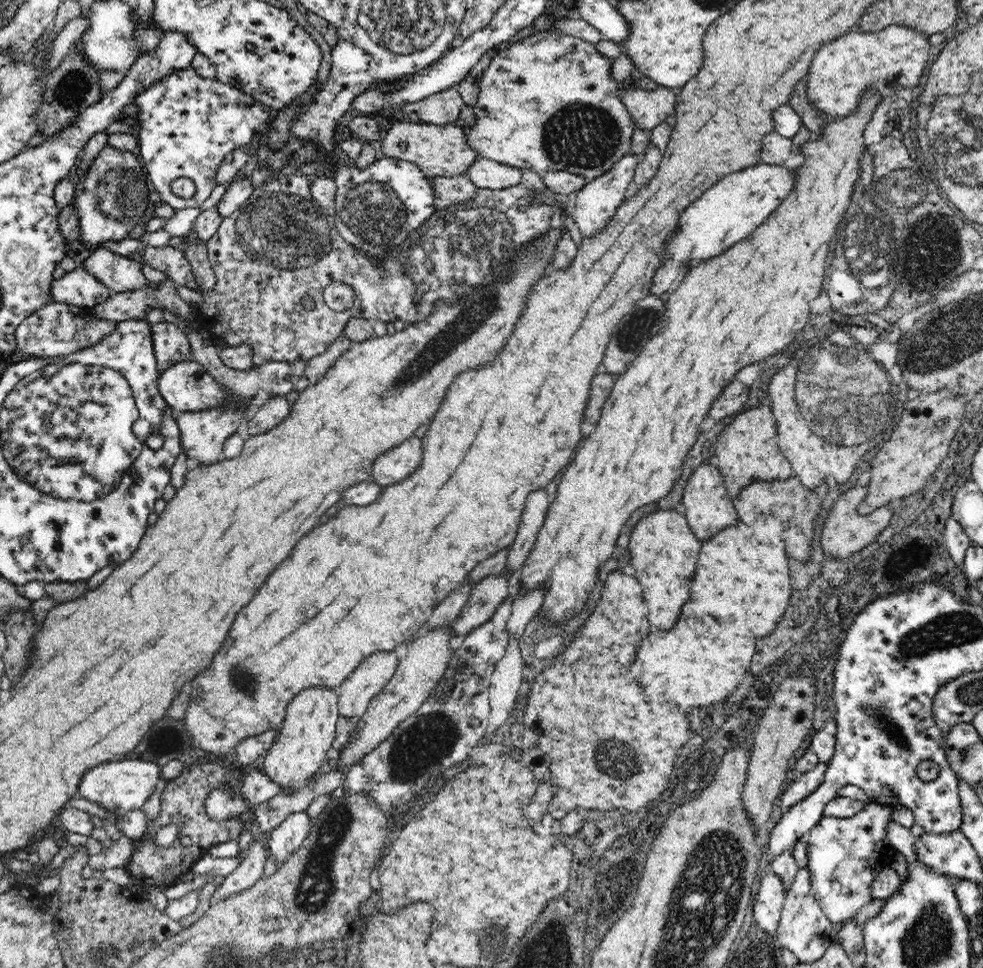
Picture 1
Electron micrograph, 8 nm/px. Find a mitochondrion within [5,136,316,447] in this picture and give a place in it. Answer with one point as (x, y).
(115, 191)

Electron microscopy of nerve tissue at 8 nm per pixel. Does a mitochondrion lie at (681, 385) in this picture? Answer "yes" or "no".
no

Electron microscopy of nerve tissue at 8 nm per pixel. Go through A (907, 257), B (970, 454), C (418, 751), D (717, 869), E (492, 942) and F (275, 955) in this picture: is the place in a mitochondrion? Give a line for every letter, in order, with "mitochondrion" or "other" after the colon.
A: mitochondrion
B: other
C: mitochondrion
D: mitochondrion
E: mitochondrion
F: other

